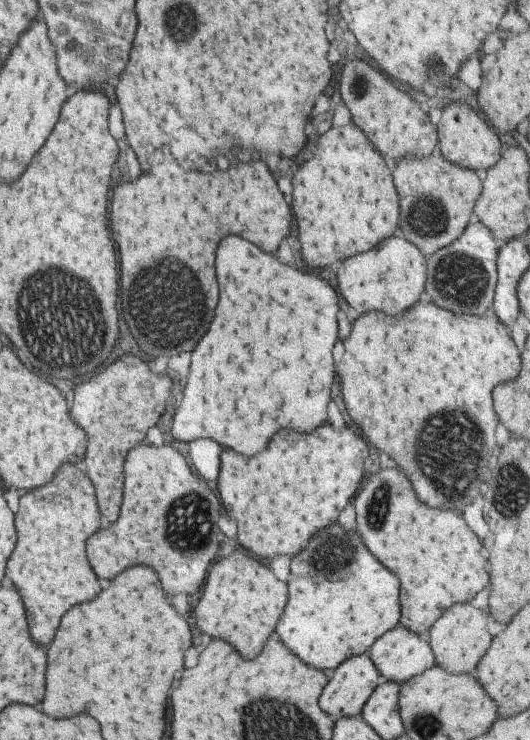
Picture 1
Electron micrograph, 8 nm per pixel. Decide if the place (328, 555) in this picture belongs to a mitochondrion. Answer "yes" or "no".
yes

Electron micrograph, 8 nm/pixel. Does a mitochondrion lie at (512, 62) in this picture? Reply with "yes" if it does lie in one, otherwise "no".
no

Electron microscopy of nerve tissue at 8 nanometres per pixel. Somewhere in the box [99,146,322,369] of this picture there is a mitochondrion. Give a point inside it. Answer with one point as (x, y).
(174, 311)

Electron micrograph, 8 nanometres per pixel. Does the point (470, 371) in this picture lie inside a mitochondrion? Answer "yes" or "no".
no

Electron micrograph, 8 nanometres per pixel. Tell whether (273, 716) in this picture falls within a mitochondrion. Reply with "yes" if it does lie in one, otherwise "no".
yes

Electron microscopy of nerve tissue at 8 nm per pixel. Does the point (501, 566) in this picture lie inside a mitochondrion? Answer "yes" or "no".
no

